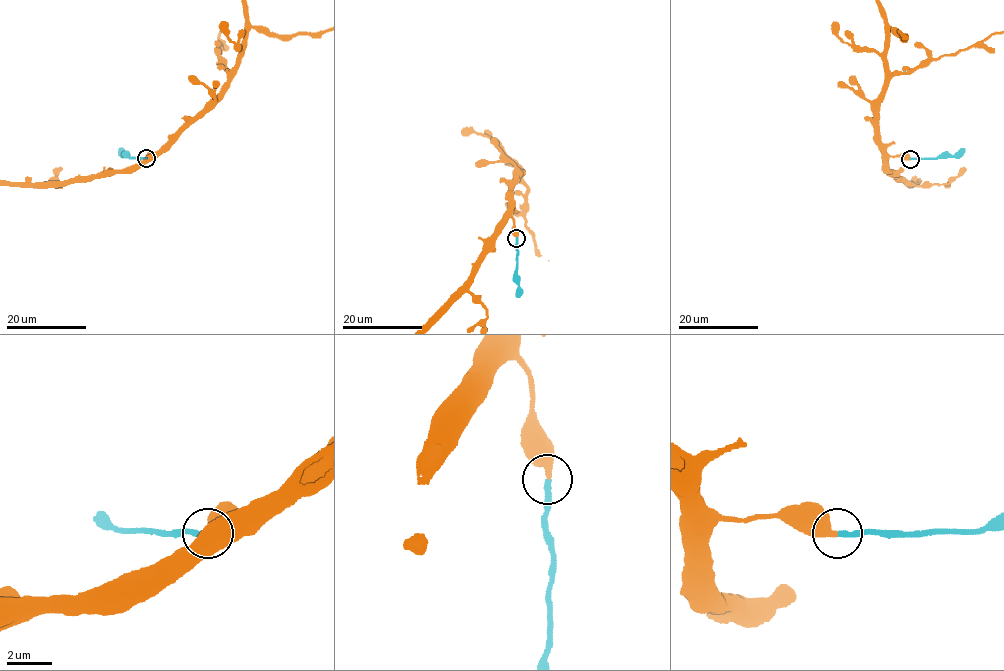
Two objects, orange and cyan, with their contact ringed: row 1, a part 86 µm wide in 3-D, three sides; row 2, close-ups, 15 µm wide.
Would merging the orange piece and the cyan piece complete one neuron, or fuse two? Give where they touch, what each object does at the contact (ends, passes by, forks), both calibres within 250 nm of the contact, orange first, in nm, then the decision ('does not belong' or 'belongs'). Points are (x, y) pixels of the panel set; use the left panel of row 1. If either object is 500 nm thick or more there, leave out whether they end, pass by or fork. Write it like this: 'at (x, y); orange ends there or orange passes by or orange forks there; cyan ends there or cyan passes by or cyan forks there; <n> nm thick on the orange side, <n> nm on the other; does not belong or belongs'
at (146, 158); orange ends there; cyan ends there; 380 nm thick on the orange side, 240 nm on the other; belongs

